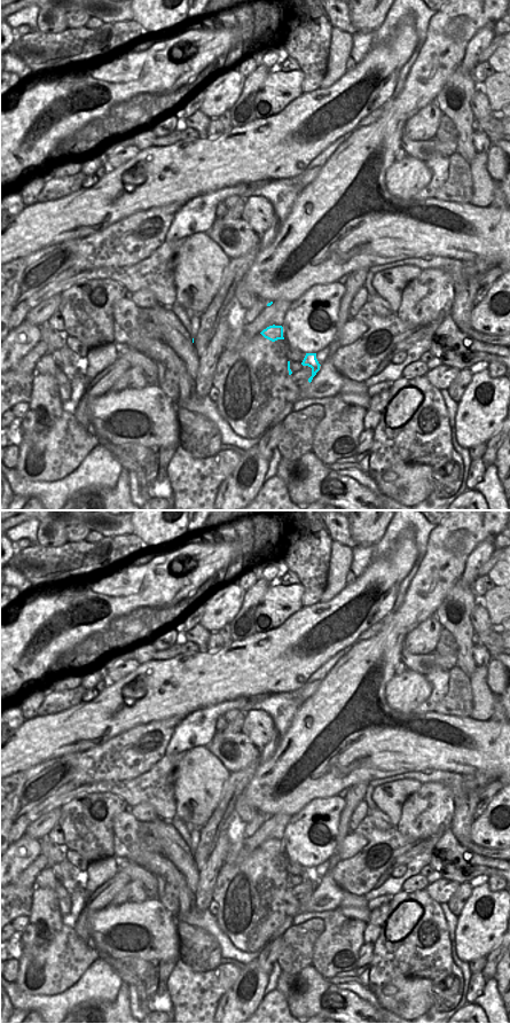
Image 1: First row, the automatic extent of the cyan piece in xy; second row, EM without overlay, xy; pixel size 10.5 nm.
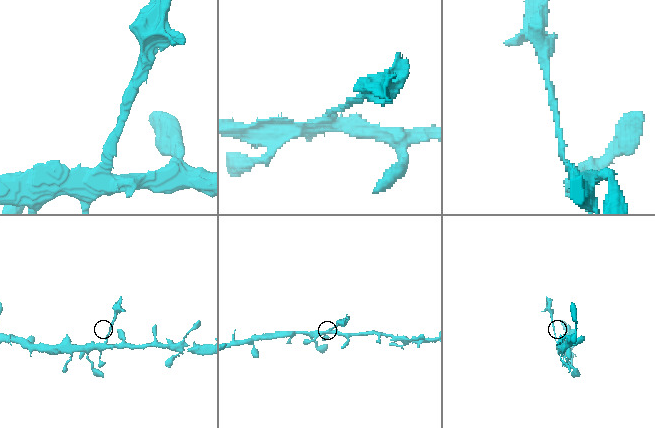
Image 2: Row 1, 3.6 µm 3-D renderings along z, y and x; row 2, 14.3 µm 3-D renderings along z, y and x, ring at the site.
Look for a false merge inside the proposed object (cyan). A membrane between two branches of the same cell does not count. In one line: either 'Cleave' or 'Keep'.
Cleave

